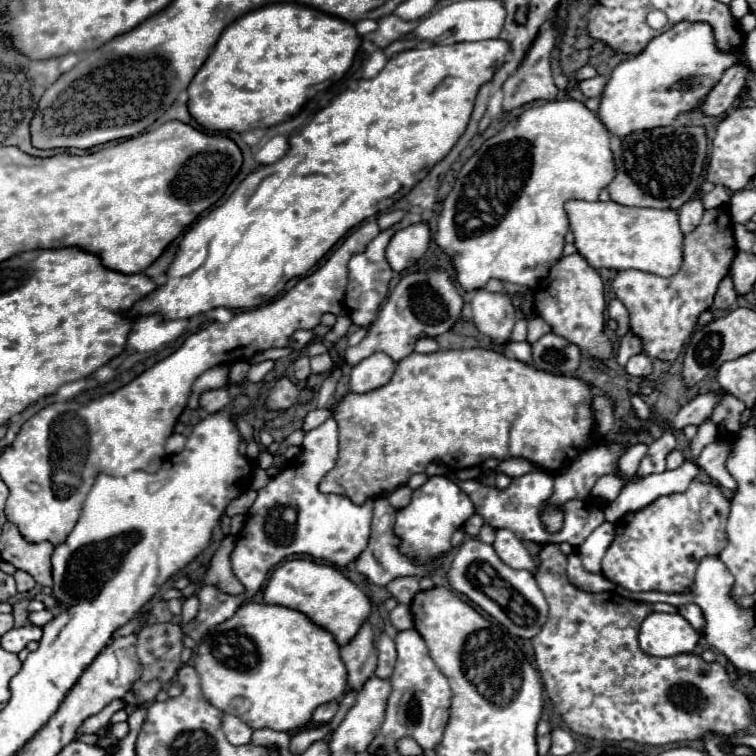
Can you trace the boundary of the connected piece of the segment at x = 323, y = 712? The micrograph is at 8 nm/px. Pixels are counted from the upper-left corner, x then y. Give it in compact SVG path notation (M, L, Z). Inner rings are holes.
M329 701L329 703L323 703L323 705L319 705L317 709L315 709L315 713L313 713L313 721L315 723L329 723L331 719L333 719L333 715L335 715L335 711L339 709L339 703L337 701Z

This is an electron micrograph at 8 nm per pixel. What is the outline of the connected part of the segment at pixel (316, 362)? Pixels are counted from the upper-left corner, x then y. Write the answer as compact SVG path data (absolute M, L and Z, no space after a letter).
M323 353L323 355L317 355L317 357L311 357L311 371L315 375L321 375L325 371L329 371L333 367L333 359L329 357L329 353Z

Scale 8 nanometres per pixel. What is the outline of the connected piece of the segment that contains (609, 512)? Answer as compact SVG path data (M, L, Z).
M685 461L681 467L673 471L651 473L645 477L633 475L621 487L619 497L603 507L603 513L609 523L617 523L625 513L639 511L651 505L657 497L671 495L671 493L683 493L697 473L699 473L699 467L691 461Z

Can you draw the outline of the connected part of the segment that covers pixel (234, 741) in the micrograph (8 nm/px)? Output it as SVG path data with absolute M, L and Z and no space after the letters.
M225 715L223 717L223 733L231 745L245 745L251 741L253 729L247 727L241 719L235 715Z

